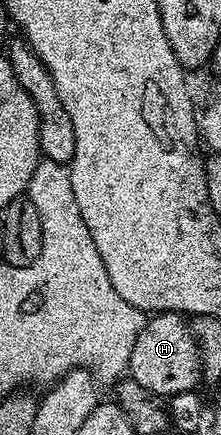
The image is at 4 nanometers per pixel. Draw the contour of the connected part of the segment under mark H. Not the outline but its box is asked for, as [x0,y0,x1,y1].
[125,311,201,397]

